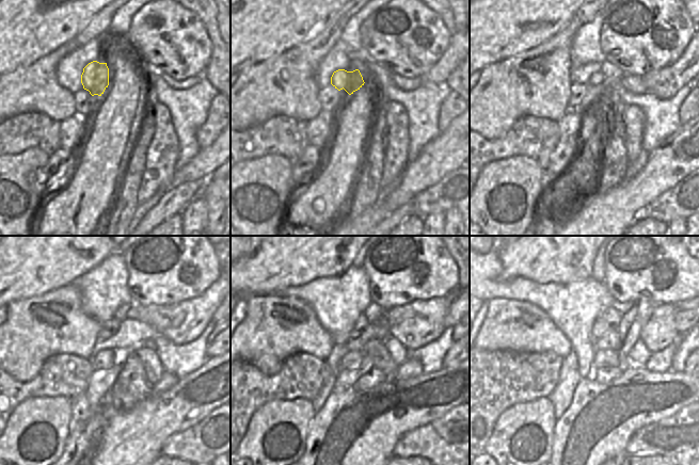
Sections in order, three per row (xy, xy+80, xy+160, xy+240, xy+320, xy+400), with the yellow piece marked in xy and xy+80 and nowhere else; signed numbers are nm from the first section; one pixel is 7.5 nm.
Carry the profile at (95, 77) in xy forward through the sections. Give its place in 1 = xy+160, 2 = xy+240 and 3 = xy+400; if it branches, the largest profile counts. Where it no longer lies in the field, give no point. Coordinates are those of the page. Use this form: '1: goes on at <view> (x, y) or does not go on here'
1: goes on at xy+160 (596, 79)
2: goes on at xy+240 (180, 323)
3: goes on at xy+400 (658, 333)

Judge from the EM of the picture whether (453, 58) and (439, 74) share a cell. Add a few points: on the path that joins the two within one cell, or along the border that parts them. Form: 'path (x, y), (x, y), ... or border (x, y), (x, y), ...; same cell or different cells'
path (448, 62), (442, 69); same cell

